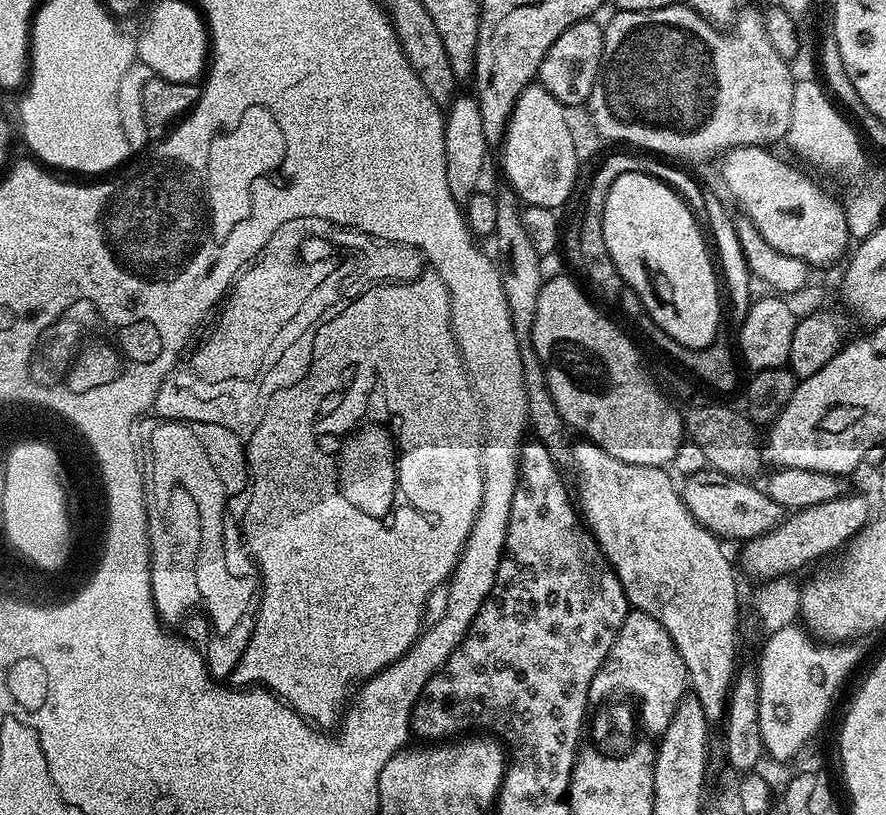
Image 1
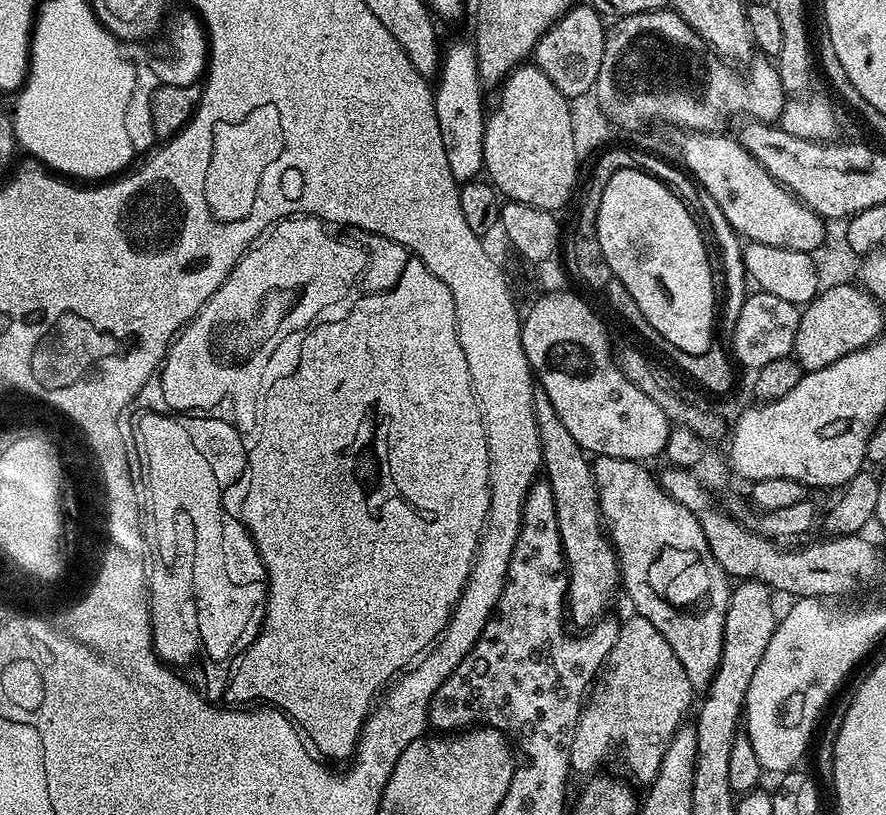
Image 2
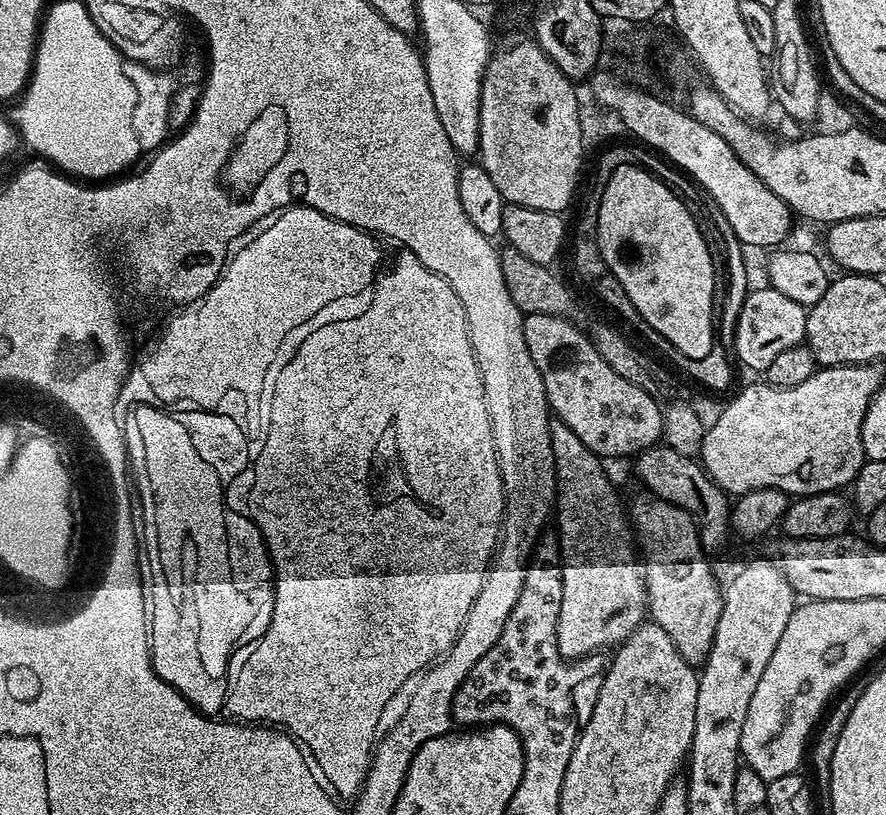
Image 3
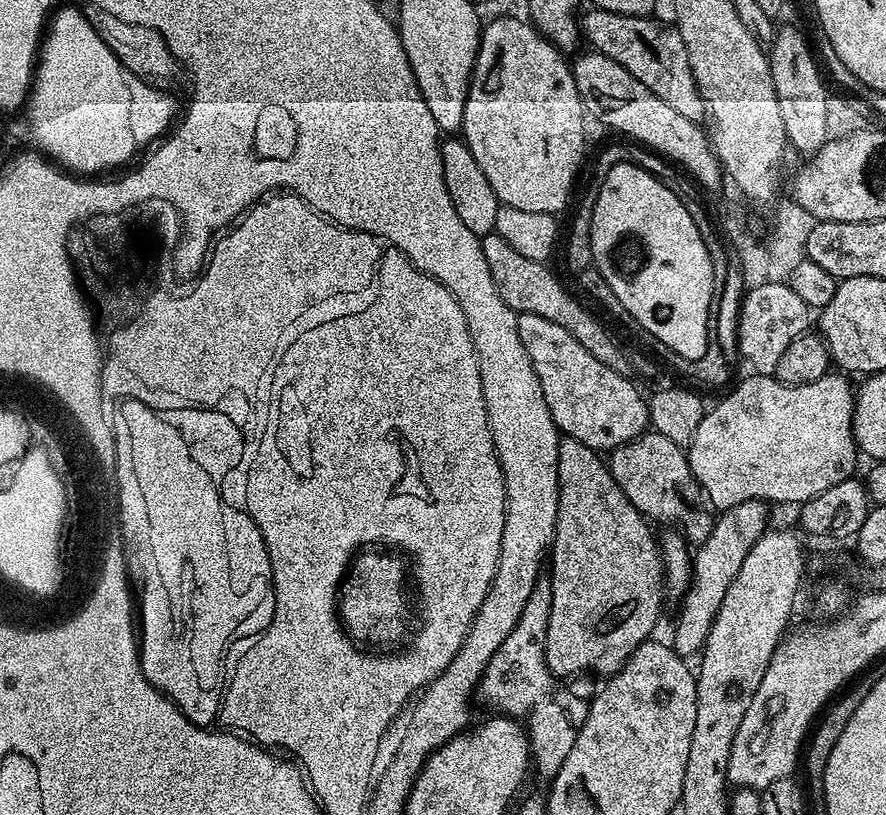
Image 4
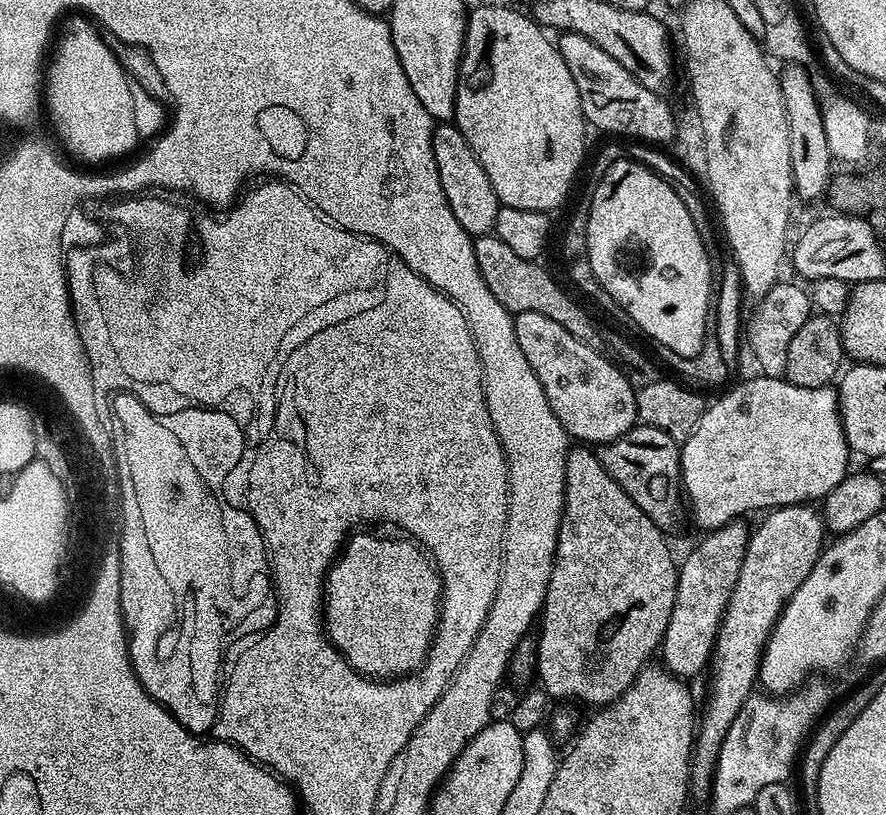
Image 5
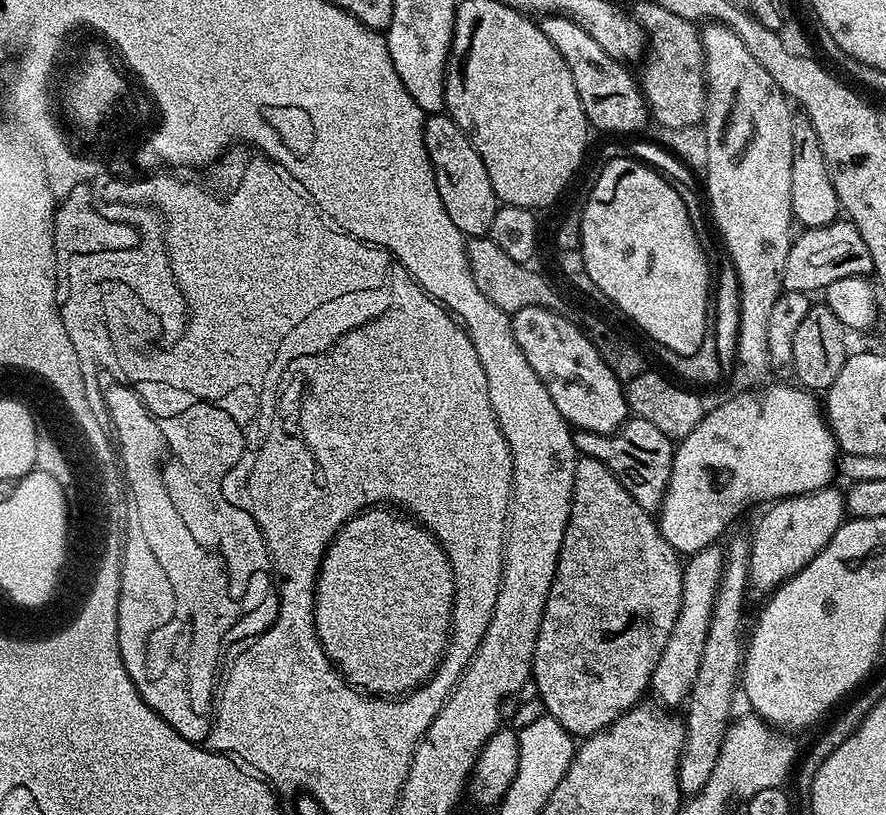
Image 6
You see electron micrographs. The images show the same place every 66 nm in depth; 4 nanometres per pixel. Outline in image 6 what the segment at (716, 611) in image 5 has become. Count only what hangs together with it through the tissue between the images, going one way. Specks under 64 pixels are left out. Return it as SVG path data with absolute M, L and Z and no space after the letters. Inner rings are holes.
M723 547L703 548L701 552L691 553L687 557L682 578L682 606L678 610L678 622L674 622L674 630L670 630L666 650L662 650L658 666L654 666L650 685L651 695L656 695L655 699L661 705L683 705L692 692L694 678L698 678L698 665L702 663L702 649L706 646L706 633L710 630L710 614L714 610L714 598L723 569Z

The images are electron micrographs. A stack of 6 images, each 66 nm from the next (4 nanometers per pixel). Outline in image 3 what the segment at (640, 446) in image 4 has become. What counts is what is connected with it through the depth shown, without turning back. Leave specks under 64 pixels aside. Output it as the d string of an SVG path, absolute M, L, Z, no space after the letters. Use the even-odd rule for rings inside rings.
M667 446L645 448L635 457L636 476L649 488L651 495L657 500L665 500L667 504L678 506L688 513L692 523L696 525L696 534L705 553L713 554L730 537L730 500L707 472L693 457L678 454L678 450Z

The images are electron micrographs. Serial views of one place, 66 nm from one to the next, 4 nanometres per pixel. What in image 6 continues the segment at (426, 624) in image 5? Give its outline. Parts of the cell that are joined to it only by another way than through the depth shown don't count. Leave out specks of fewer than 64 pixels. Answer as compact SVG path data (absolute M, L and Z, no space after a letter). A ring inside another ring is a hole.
M373 506L352 516L338 530L336 537L329 542L324 557L320 563L320 573L316 575L316 601L314 602L314 622L316 633L324 653L332 660L332 665L340 671L340 675L353 688L381 698L399 698L424 684L430 679L444 651L448 649L448 638L452 631L452 610L456 607L456 579L448 561L448 555L436 541L436 537L428 531L425 525L400 510L388 506Z

